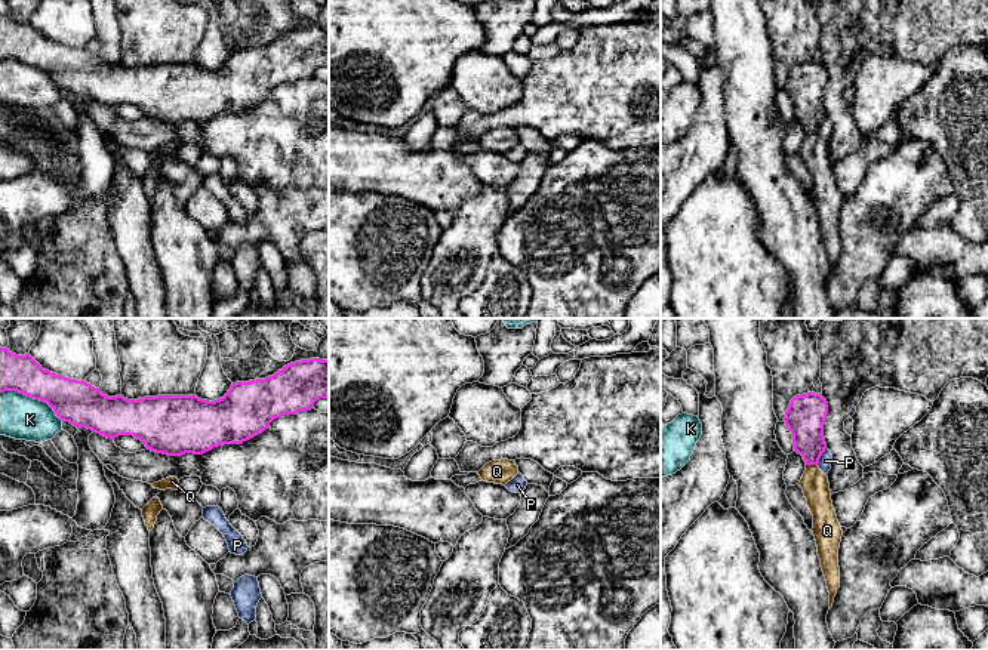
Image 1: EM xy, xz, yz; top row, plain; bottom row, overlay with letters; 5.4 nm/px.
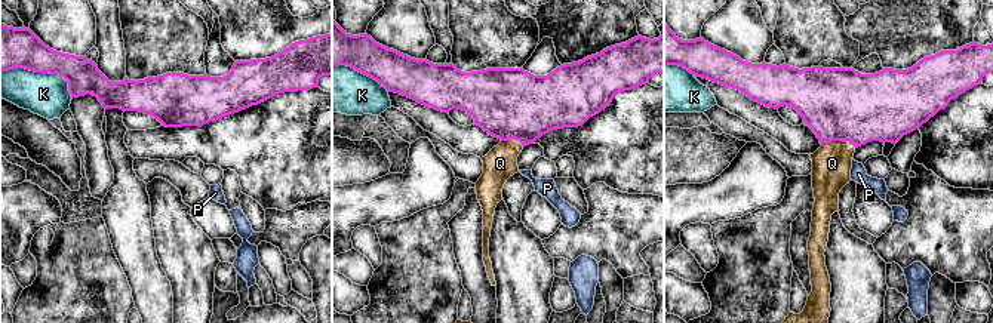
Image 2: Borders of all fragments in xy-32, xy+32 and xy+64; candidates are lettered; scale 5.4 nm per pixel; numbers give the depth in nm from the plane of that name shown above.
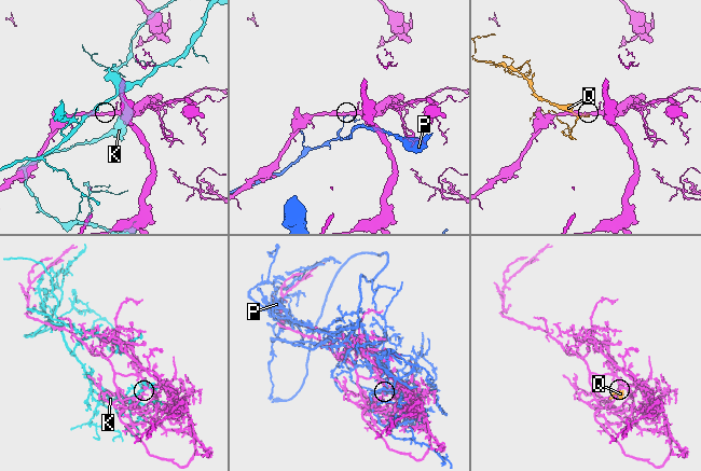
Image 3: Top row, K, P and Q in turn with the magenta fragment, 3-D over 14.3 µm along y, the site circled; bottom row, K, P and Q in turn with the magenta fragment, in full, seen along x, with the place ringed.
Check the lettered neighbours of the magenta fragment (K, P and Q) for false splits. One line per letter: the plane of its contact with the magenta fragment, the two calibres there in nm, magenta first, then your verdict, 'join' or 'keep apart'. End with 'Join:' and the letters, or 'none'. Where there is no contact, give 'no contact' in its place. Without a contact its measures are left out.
K: xy | 240/240 nm | keep apart
P: yz | 220/70 nm | keep apart
Q: yz | 200/150 nm | join
Join: Q

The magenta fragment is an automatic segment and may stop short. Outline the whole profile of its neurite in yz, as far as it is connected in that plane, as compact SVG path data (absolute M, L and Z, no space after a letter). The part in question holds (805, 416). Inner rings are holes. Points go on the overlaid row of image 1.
M807 392L791 400L784 422L792 434L794 450L803 456L806 471L798 483L813 515L813 536L830 592L830 609L840 588L838 548L843 536L831 500L827 474L818 463L827 449L824 423L828 403L821 394Z

